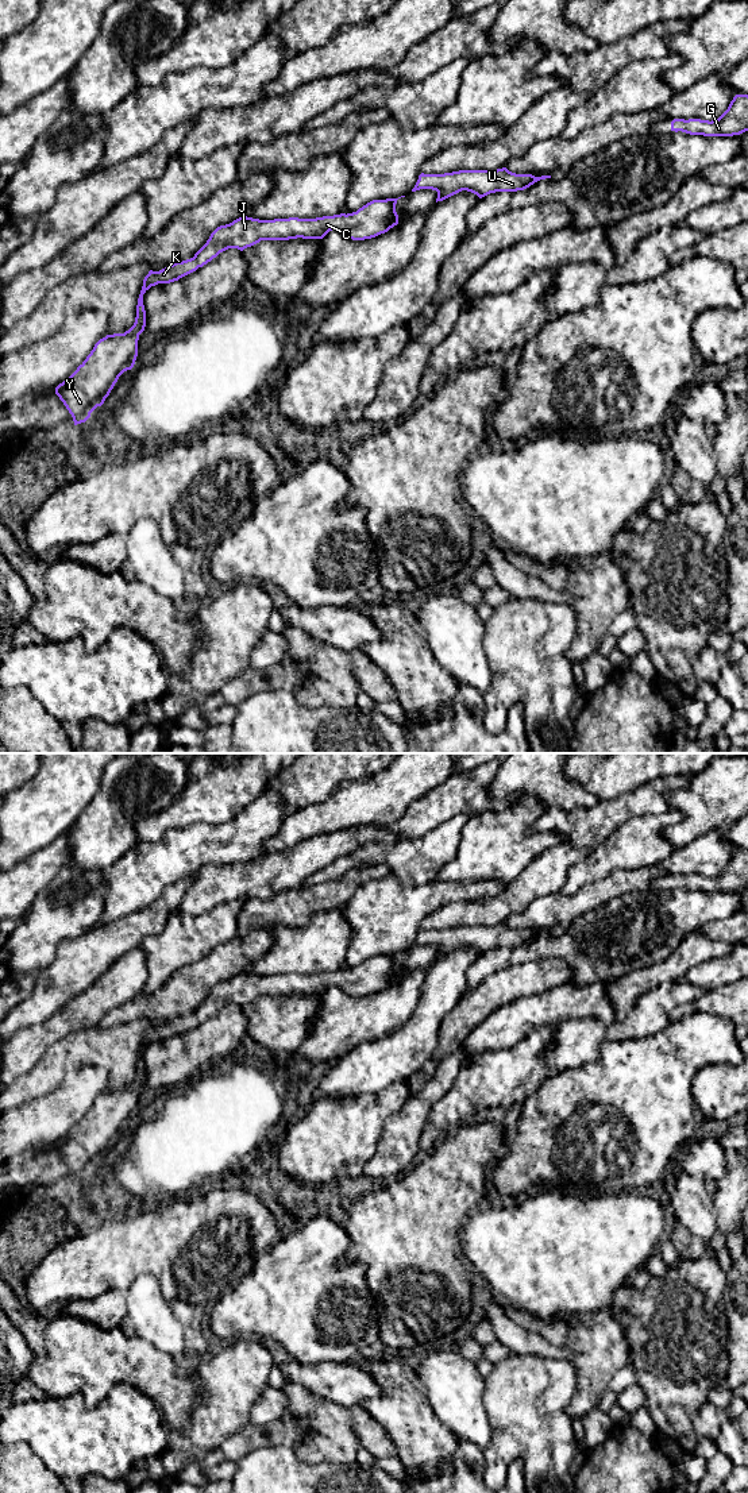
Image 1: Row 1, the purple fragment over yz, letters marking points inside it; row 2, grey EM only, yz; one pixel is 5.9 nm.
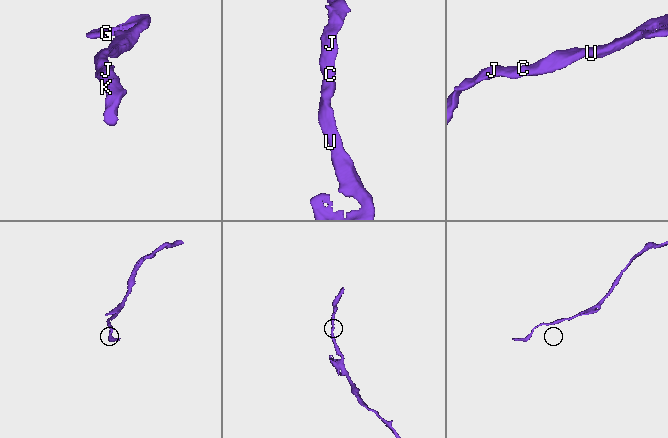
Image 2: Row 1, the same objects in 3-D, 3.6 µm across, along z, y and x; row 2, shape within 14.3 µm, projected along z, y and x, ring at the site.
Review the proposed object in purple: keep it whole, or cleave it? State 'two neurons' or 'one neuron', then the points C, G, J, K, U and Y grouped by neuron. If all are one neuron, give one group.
one neuron; groups C G J K U Y

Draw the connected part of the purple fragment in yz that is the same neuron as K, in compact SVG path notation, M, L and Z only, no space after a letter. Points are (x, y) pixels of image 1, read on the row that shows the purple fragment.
M373 200L356 212L316 219L259 220L243 216L217 227L193 258L159 271L150 270L143 279L134 325L124 333L100 339L77 370L55 387L55 394L72 414L74 425L85 423L104 404L119 377L134 367L139 335L146 327L143 294L151 286L178 281L228 248L243 251L261 240L323 239L332 229L352 240L375 238L398 224L397 200Z

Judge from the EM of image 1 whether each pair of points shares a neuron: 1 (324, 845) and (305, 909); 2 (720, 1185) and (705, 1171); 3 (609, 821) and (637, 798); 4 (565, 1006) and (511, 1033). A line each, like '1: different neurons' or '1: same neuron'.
1: different neurons
2: different neurons
3: same neuron
4: same neuron

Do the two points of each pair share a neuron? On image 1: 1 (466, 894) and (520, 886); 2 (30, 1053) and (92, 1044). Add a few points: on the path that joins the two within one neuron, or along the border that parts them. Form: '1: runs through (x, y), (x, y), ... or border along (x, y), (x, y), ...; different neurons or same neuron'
1: border along (506, 883), (497, 894), (474, 899); different neurons
2: border along (73, 1033), (56, 1041), (24, 1073); different neurons

